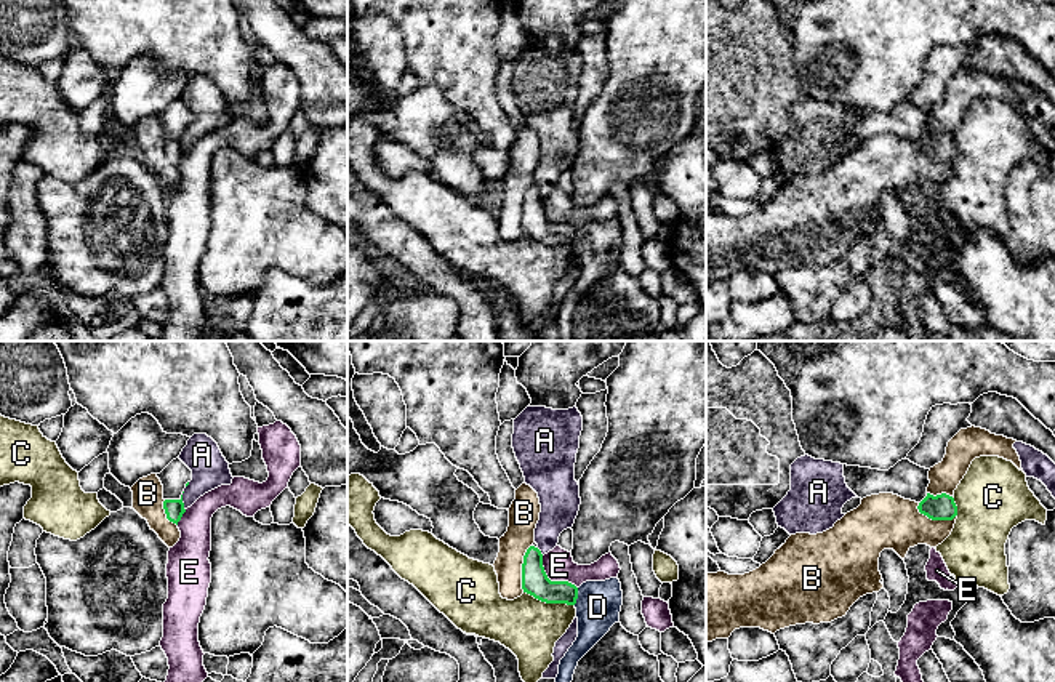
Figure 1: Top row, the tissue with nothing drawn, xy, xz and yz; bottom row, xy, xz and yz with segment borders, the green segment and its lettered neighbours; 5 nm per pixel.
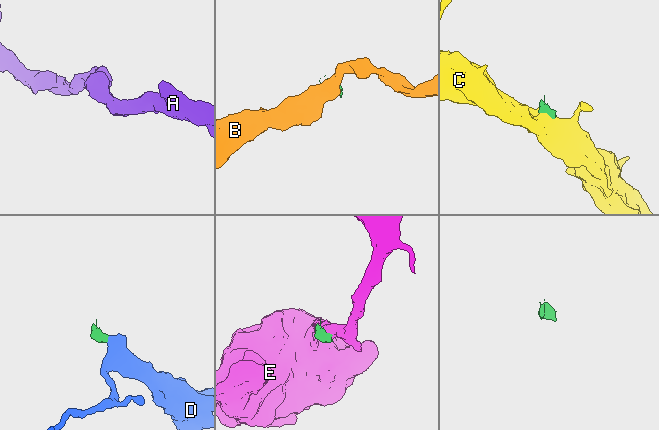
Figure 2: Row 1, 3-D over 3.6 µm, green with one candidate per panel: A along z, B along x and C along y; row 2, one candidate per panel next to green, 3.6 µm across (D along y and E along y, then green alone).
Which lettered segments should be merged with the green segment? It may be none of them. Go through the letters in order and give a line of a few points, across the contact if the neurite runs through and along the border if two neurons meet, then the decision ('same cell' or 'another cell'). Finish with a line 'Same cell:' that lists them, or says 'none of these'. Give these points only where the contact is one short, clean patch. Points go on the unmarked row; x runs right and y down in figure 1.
A: another cell
B: xz (532, 186), (524, 197), (522, 232) | another cell
C: xz (524, 232), (546, 244), (573, 247) | another cell
D: xz (535, 223), (546, 232), (577, 237), (589, 240), (597, 248) | same cell
E: xz (541, 197), (541, 207), (551, 221), (567, 221), (577, 229) | another cell
Same cell: D

